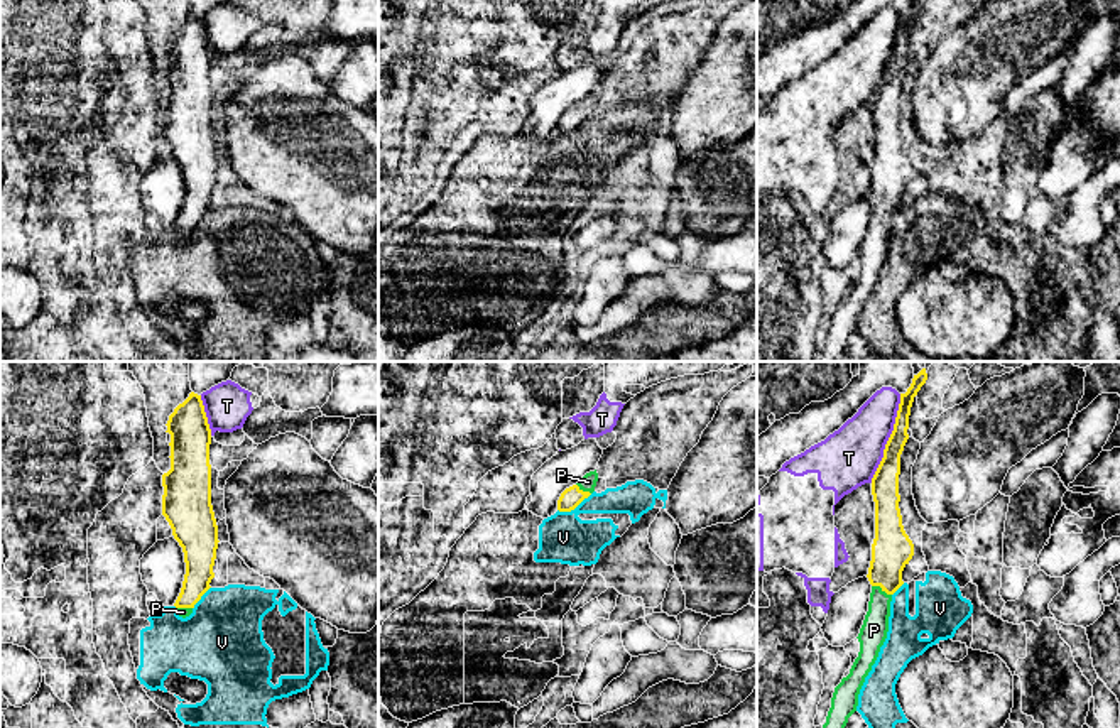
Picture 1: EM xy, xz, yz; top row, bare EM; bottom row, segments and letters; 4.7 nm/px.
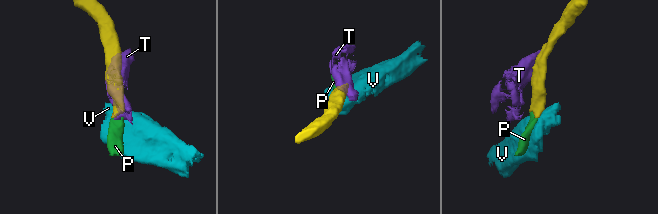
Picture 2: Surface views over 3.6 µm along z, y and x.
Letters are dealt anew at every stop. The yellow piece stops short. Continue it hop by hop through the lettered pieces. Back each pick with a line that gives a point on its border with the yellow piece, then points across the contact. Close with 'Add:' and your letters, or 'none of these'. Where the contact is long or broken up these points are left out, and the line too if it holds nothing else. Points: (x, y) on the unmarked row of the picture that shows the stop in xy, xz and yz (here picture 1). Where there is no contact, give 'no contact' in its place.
P: meets yellow in yz at (882, 211); runs through yz (892, 171), (882, 211), (874, 252)
Add: P

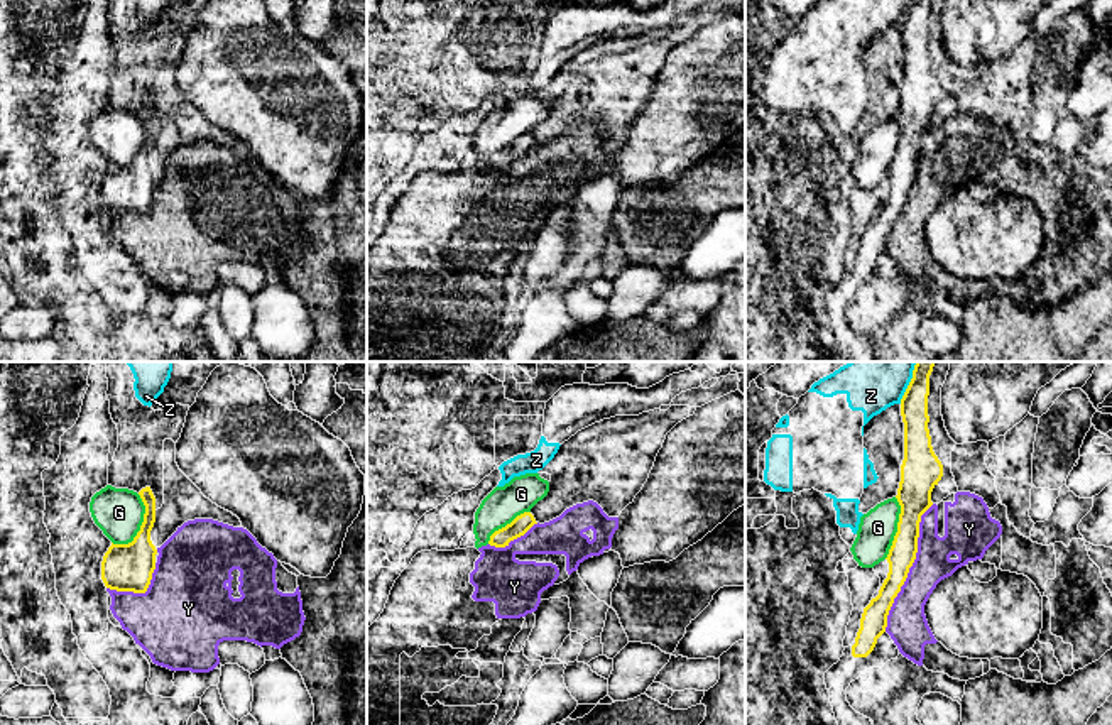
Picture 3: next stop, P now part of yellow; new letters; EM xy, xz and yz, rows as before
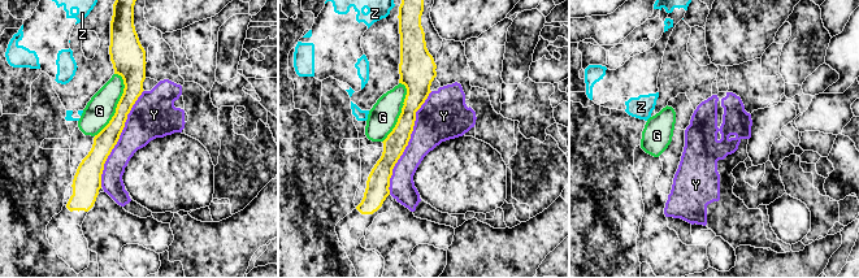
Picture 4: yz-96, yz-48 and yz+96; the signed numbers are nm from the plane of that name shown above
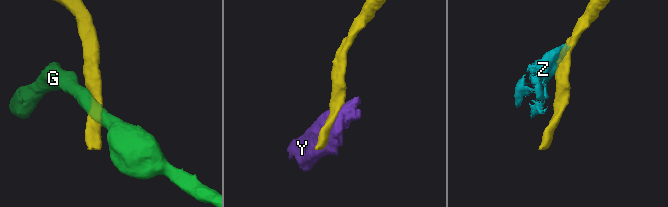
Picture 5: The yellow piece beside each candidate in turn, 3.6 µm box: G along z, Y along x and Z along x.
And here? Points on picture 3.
Add: none of these

